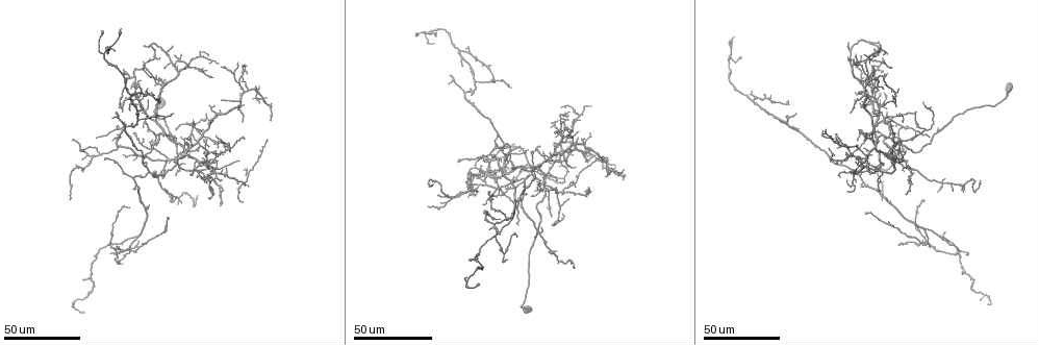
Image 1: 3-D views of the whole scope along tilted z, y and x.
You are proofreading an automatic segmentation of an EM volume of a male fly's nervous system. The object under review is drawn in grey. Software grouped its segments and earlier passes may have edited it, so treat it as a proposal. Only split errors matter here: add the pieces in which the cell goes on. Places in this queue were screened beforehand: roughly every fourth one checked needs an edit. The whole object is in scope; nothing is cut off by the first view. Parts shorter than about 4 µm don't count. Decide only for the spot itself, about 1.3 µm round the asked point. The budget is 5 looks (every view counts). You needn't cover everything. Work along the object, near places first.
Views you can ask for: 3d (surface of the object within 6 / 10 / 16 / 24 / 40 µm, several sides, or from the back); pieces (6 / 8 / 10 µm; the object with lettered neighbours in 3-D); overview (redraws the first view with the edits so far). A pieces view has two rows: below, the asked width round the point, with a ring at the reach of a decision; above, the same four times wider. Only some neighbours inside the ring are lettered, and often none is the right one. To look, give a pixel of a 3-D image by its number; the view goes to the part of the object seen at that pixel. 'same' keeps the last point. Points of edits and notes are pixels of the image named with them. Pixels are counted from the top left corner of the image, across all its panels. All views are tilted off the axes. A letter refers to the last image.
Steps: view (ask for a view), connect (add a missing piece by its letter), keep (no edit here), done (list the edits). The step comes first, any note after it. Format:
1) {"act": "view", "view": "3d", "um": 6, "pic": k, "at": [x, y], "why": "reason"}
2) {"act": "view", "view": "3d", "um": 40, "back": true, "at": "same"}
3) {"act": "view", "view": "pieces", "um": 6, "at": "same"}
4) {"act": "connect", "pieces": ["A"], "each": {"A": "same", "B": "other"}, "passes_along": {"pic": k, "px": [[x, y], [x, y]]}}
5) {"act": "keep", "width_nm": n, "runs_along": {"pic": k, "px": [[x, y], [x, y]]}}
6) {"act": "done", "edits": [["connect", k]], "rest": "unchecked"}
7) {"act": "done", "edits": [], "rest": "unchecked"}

{"act": "view", "view": "3d", "um": 24, "pic": 1, "at": [449, 74], "why": "long arm stops here"}

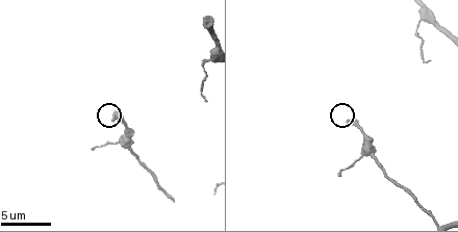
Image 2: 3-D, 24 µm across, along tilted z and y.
{"act": "view", "view": "pieces", "um": 6, "pic": 2, "at": [112, 117]}

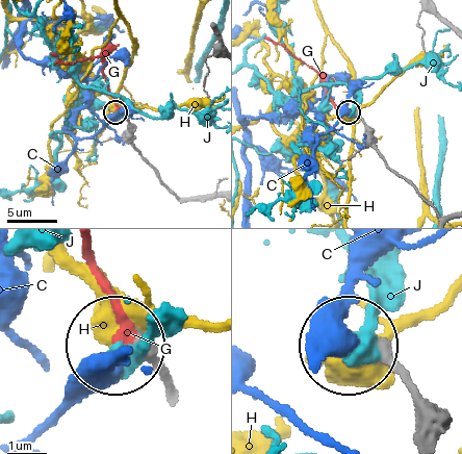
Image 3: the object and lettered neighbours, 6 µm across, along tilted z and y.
{"act": "connect", "pieces": ["G"], "each": {"C": "other", "G": "same", "H": "other", "J": "other"}, "passes_along": {"pic": 3, "px": [[172, 393], [133, 343], [90, 249]]}, "found": "it goes on there"}

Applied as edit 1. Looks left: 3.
{"act": "view", "view": "3d", "um": 24, "pic": 1, "at": [428, 206], "why": "branch stops here"}

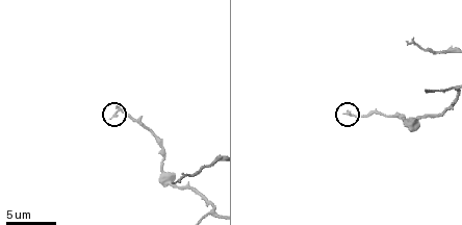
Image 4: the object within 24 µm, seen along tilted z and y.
{"act": "view", "view": "pieces", "um": 6, "pic": 4, "at": [343, 115]}

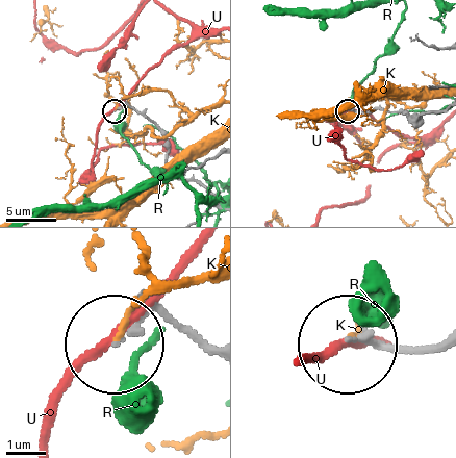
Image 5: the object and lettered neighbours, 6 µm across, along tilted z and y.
{"act": "keep", "width_nm": 150, "each": {"K": "other", "R": "other", "U": "other"}, "runs_along": {"pic": 5, "px": [[208, 348], [158, 317], [112, 344]]}, "found": "none of them fits"}

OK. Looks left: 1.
{"act": "done", "edits": [["connect", 3]], "rest": "unchecked"}

